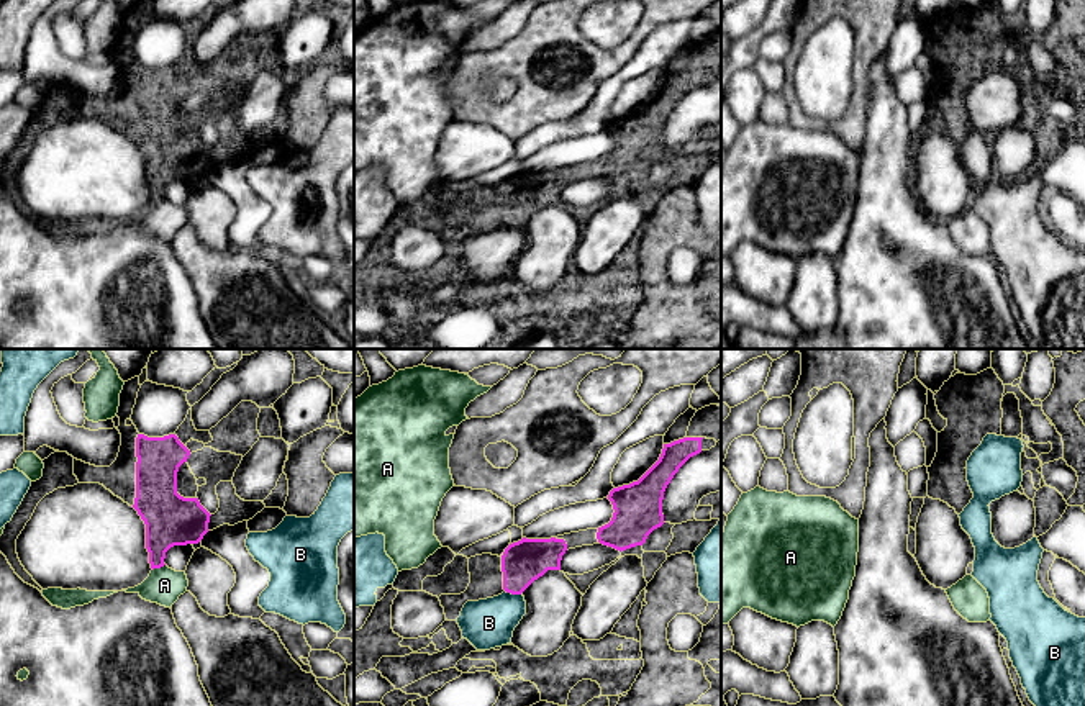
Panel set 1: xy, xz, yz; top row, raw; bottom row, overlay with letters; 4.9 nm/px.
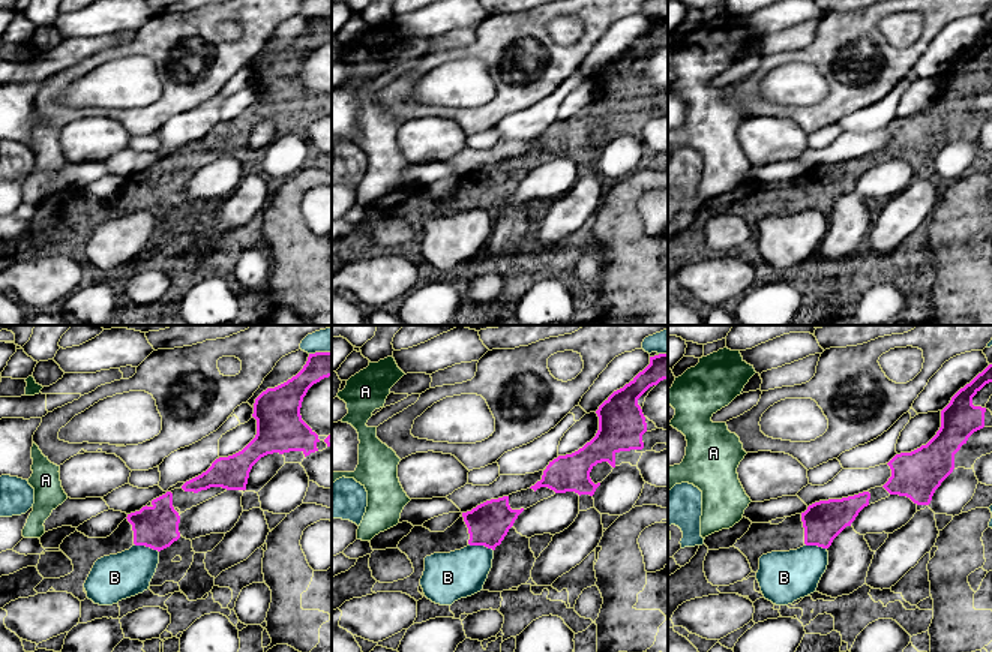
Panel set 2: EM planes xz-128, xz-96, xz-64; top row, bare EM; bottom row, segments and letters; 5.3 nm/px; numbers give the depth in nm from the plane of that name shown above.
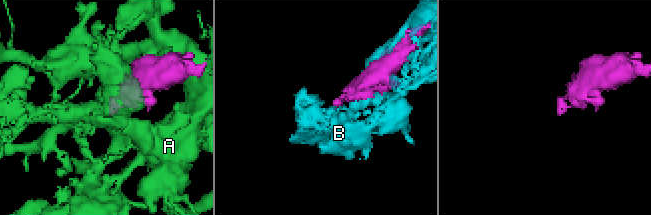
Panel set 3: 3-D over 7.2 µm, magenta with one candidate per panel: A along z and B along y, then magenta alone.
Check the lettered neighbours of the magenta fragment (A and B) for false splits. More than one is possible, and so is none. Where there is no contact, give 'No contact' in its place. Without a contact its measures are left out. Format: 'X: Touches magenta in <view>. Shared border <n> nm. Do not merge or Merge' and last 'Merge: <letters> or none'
A: Touches magenta in xy. Shared border 70 nm. Do not merge
B: Touches magenta in xz. Shared border 90 nm. Do not merge
Merge: none

